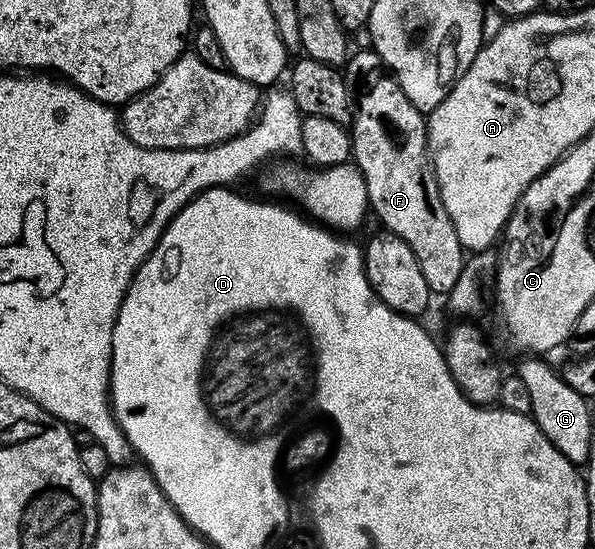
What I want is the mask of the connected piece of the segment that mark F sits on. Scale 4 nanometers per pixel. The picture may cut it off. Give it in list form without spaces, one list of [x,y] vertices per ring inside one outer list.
[[[373,48],[355,49],[344,63],[344,77],[352,95],[352,162],[364,176],[369,209],[373,217],[375,214],[386,225],[383,227],[389,233],[400,236],[400,240],[412,248],[412,256],[416,256],[416,264],[420,264],[420,272],[428,283],[431,295],[449,296],[452,288],[456,288],[456,280],[460,280],[464,251],[460,236],[456,236],[456,228],[444,208],[444,200],[440,200],[438,181],[430,160],[430,147],[426,145],[426,118],[423,111],[416,109],[408,96],[404,96],[400,84],[393,74],[387,72],[382,58]]]

